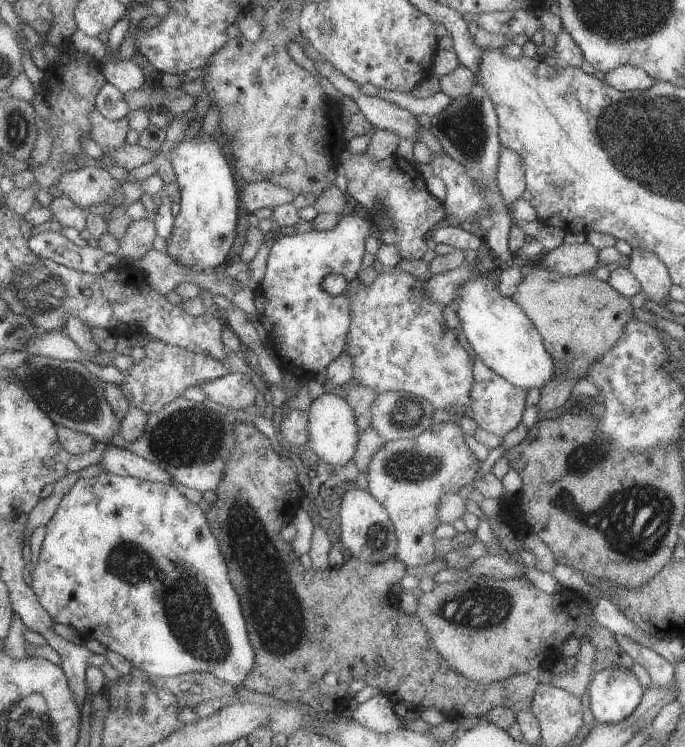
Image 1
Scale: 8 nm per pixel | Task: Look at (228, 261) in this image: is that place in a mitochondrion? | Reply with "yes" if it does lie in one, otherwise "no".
no

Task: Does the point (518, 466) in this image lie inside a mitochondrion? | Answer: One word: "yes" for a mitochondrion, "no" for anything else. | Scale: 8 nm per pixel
no

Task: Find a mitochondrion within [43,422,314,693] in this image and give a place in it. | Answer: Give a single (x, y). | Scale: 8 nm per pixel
(193, 619)

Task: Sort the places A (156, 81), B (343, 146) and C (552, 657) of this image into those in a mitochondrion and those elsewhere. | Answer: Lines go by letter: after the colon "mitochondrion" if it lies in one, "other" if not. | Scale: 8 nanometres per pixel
A: other
B: other
C: other

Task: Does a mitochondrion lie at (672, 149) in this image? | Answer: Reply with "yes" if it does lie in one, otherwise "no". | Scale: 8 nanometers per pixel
yes

